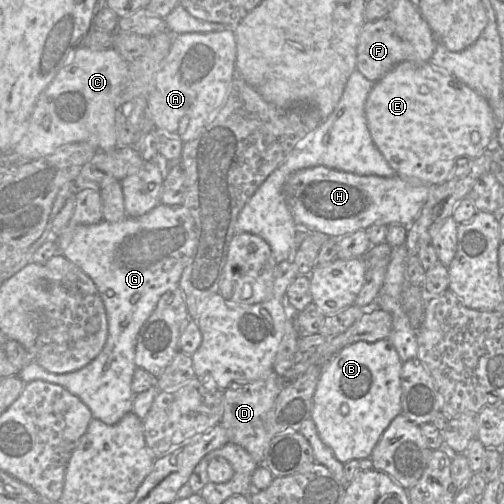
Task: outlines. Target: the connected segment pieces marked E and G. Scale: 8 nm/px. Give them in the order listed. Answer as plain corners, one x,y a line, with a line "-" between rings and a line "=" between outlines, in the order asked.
407,60
396,65
382,78
374,82
373,88
371,89
365,103
365,116
375,146
381,152
388,164
395,170
396,174
406,179
428,185
437,185
445,182
449,178
458,159
478,157
485,150
492,147
494,145
495,134
498,126
490,105
481,95
457,78
432,67
429,62
417,60
=
158,204
148,213
136,218
126,216
118,222
102,220
91,225
66,226
55,241
59,252
87,274
96,285
107,315
107,341
97,357
79,370
62,374
51,373
36,361
30,360
20,370
20,379
25,384
33,380
43,380
64,387
88,406
94,418
108,425
118,423
125,414
132,412
135,394
131,385
137,367
135,349
138,333
156,308
160,297
179,287
181,274
194,249
195,237
196,227
189,211
182,206
165,204

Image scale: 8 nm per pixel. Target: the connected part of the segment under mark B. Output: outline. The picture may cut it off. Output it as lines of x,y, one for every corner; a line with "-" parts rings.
388,339
373,343
365,341
352,343
341,349
324,364
313,396
311,419
316,425
322,442
343,464
352,459
369,458
383,432
402,412
400,380
402,364
397,350

